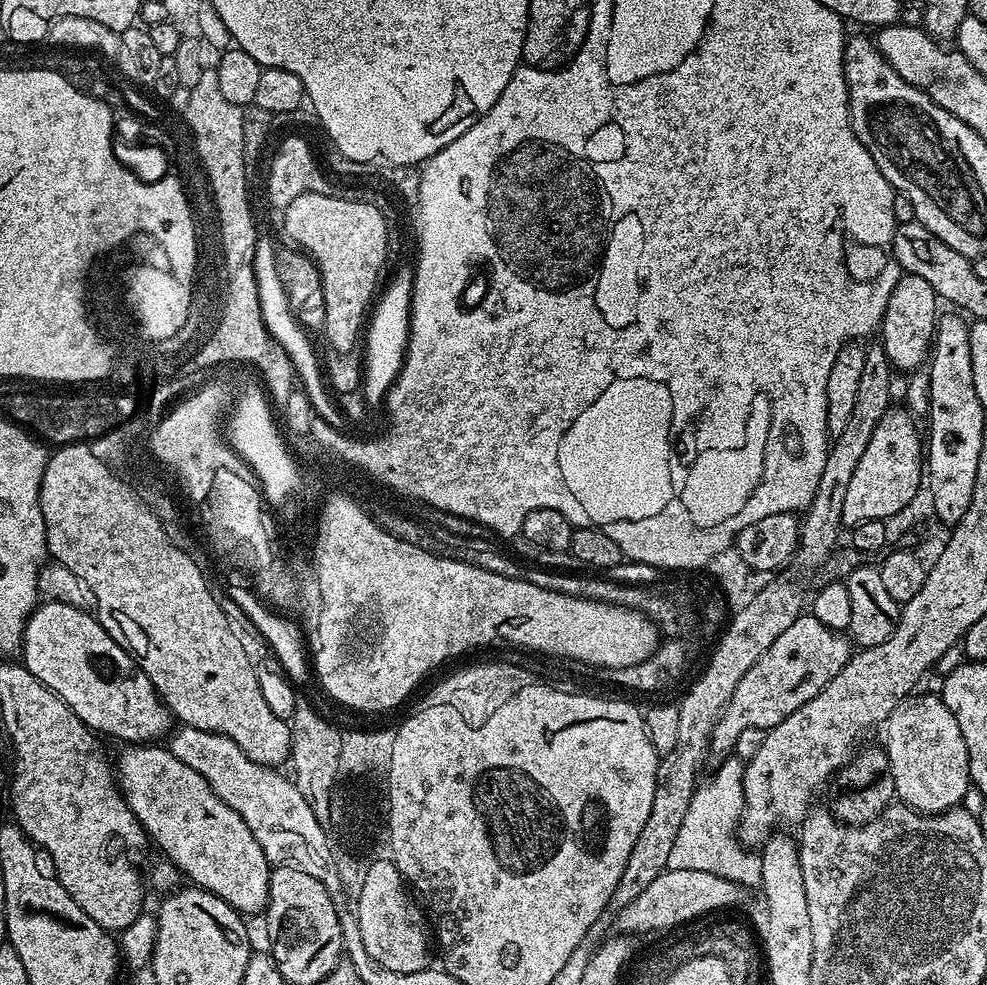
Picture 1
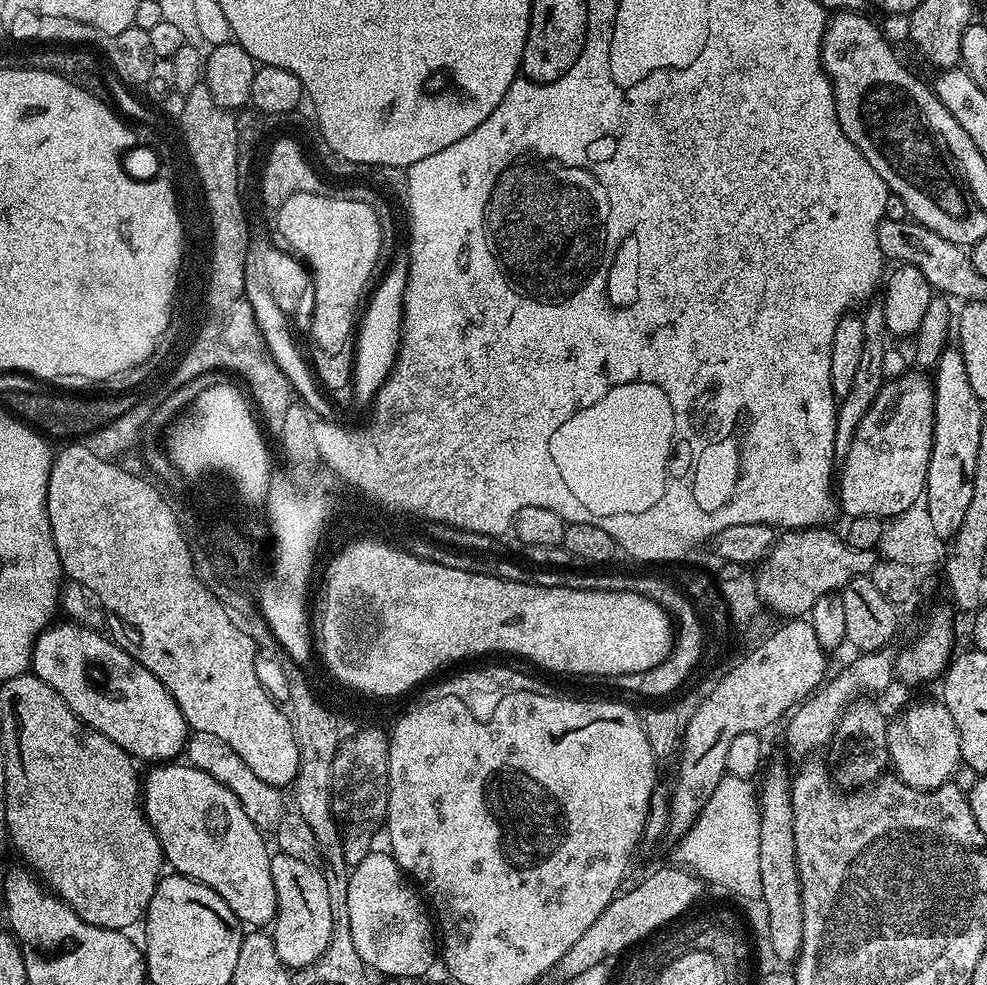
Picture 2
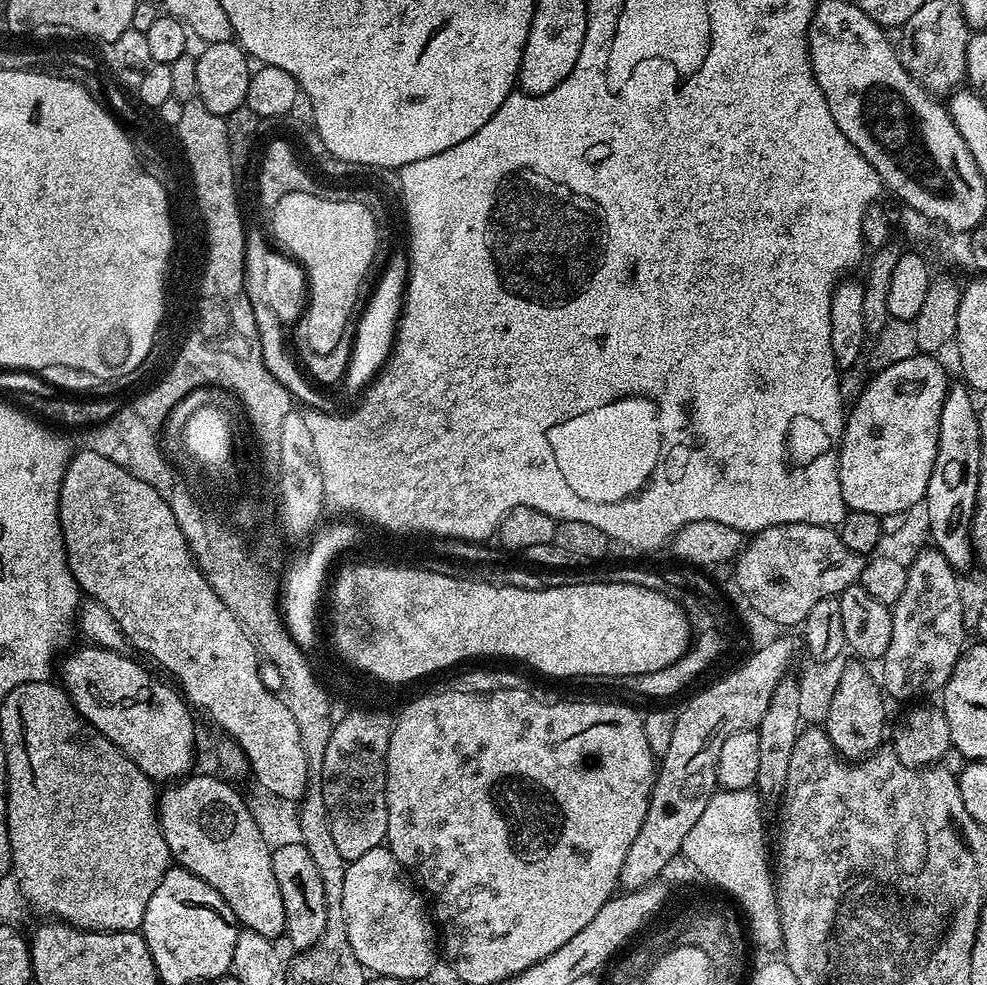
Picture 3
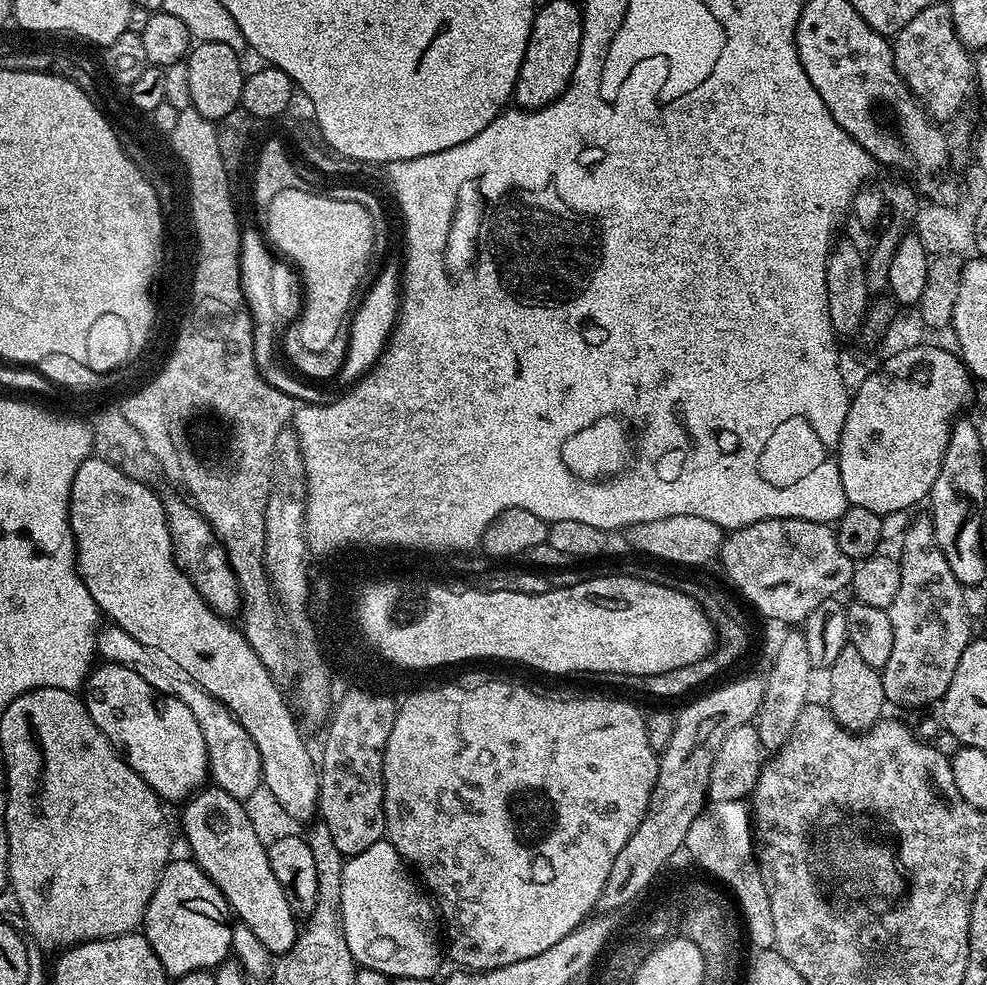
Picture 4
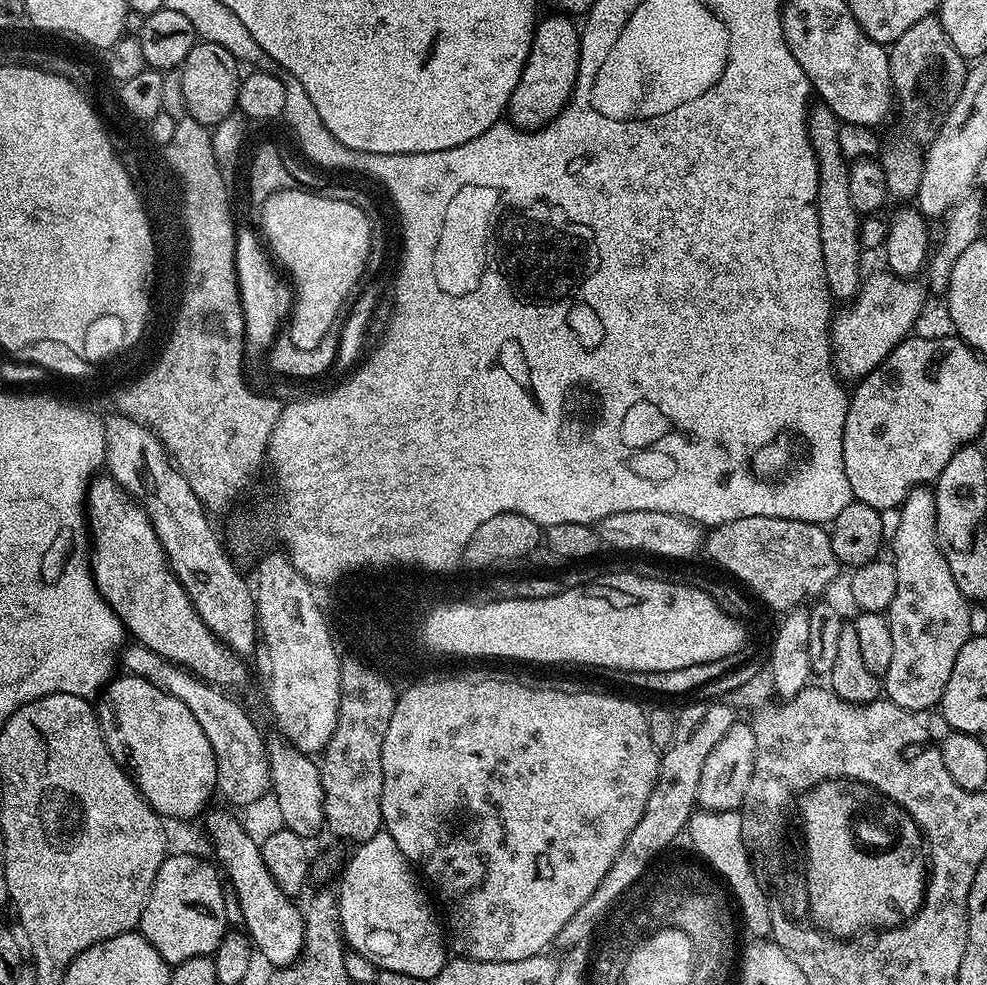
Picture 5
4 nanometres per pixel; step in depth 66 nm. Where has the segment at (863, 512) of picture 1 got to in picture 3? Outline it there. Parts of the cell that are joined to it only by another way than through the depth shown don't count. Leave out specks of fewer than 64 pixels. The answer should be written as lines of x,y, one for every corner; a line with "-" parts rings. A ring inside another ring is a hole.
917,354
910,358
903,358
893,364
884,364
880,369
881,372
865,386
860,392
860,397
856,400
856,405
851,405
844,421
844,436
840,439
838,455
840,457
840,485
842,486
842,498
844,499
845,509
853,512
865,512
874,514
881,518
887,516
899,517
901,514
911,510
916,503
923,501
925,494
930,486
930,474
934,470
934,458
936,457
936,447
938,446
938,426
942,418
942,402
948,393
950,377
948,372
939,364
935,355

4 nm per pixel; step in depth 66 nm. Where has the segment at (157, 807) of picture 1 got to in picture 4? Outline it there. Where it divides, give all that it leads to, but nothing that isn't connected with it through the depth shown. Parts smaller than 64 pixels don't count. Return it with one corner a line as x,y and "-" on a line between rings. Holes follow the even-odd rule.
208,786
197,791
183,808
180,824
184,827
184,840
192,851
189,852
191,859
218,886
235,919
245,923
271,954
289,952
298,935
298,916
290,902
286,902
274,870
270,870
268,849
254,834
243,803
226,794
226,790

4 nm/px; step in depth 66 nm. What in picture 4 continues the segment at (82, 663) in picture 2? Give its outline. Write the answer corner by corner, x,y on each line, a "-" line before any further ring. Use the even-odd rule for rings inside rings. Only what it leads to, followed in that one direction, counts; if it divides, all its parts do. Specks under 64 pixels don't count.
97,663
84,682
82,699
90,718
94,718
94,726
106,734
125,762
156,791
161,801
187,801
209,779
206,742
194,714
190,714
190,706
154,690
134,670

